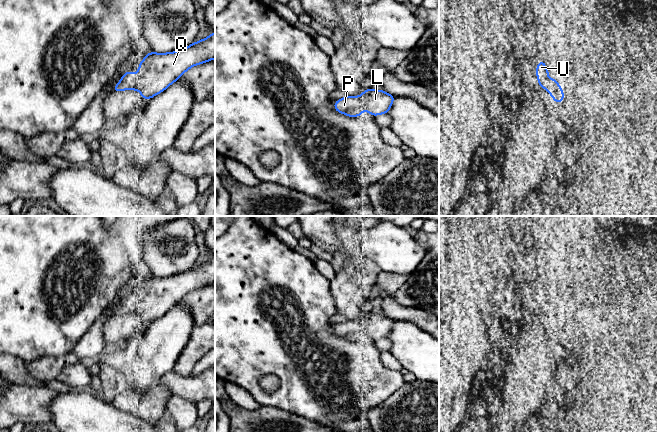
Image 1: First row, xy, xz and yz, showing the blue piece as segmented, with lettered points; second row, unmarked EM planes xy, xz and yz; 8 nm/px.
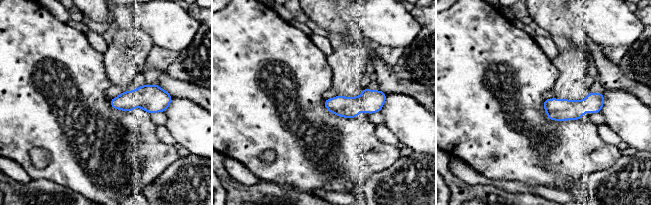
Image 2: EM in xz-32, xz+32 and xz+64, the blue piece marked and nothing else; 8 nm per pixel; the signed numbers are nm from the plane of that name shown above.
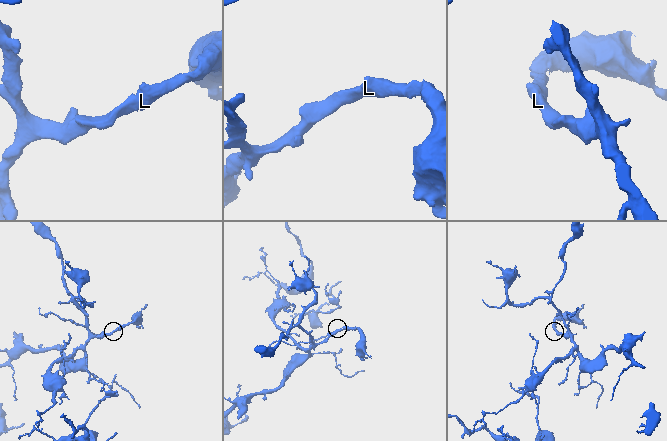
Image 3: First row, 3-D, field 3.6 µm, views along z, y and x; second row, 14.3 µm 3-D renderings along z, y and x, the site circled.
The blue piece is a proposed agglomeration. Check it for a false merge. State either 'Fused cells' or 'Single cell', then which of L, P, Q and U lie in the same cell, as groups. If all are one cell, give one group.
Single cell. Groups: L P Q U

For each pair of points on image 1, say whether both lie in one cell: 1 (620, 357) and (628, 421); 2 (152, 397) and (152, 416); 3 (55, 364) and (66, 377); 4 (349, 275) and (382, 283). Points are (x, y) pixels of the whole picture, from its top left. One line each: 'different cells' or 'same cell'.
1: same cell
2: same cell
3: different cells
4: different cells

